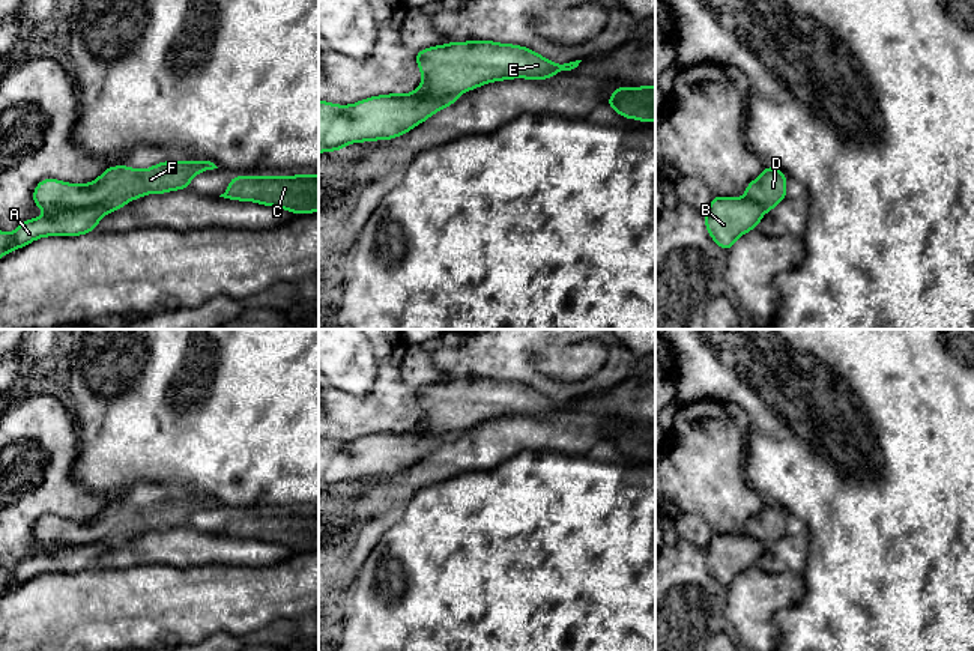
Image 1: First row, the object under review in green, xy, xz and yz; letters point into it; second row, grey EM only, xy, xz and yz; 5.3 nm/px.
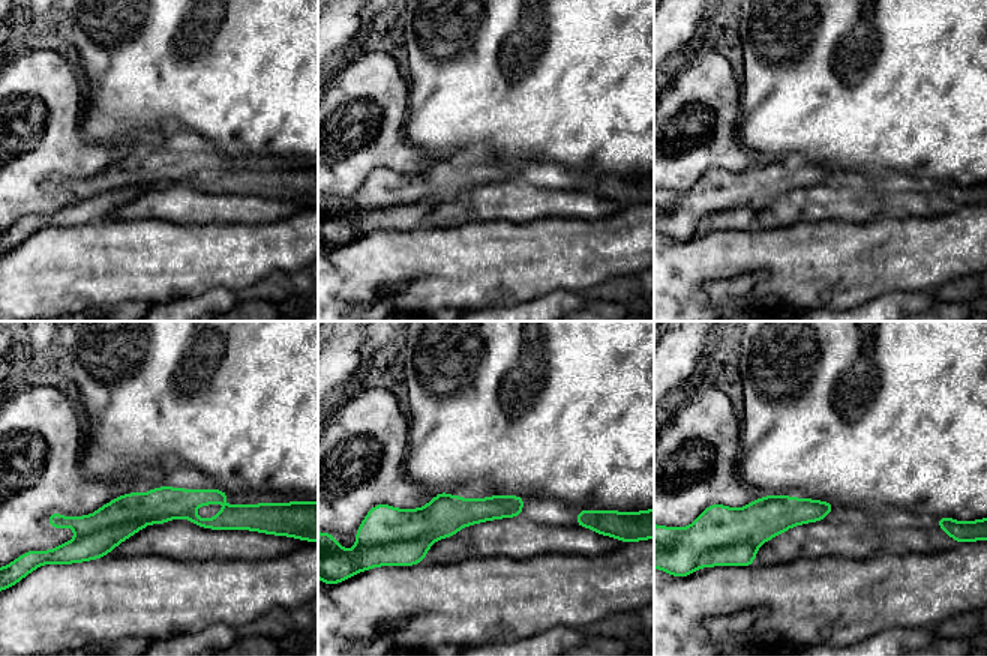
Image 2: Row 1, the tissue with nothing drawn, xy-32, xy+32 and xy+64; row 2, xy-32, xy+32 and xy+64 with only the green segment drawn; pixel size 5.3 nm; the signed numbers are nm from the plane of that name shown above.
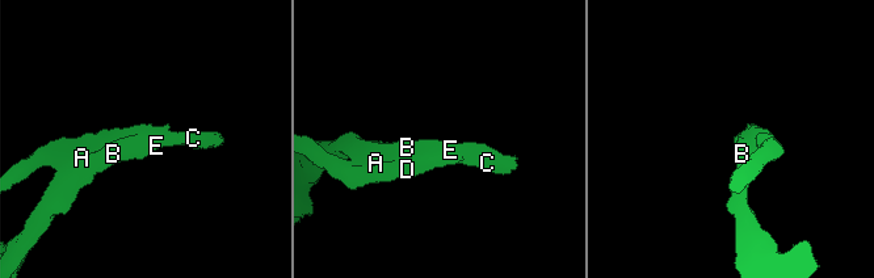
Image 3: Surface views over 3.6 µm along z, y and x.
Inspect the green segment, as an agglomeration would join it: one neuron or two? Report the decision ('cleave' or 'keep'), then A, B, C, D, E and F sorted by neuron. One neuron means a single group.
keep; groups A B C D E F

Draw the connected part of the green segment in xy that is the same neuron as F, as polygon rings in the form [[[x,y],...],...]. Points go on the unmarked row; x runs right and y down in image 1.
[[[165,498],[147,507],[108,504],[86,522],[44,516],[33,540],[51,553],[27,556],[14,570],[0,568],[0,594],[44,573],[80,573],[93,568],[101,555],[146,531],[188,526],[192,513],[218,505],[210,498]]]

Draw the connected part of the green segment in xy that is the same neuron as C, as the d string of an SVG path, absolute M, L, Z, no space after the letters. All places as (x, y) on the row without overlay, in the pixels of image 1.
M319 511L233 513L219 534L313 550L319 547Z

